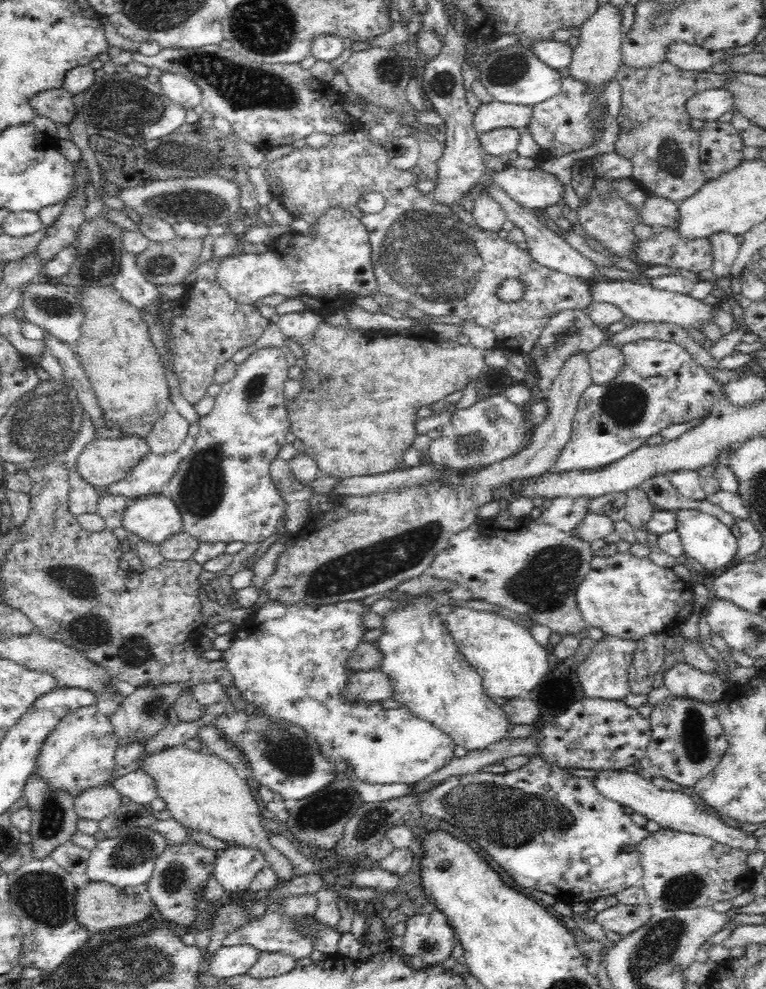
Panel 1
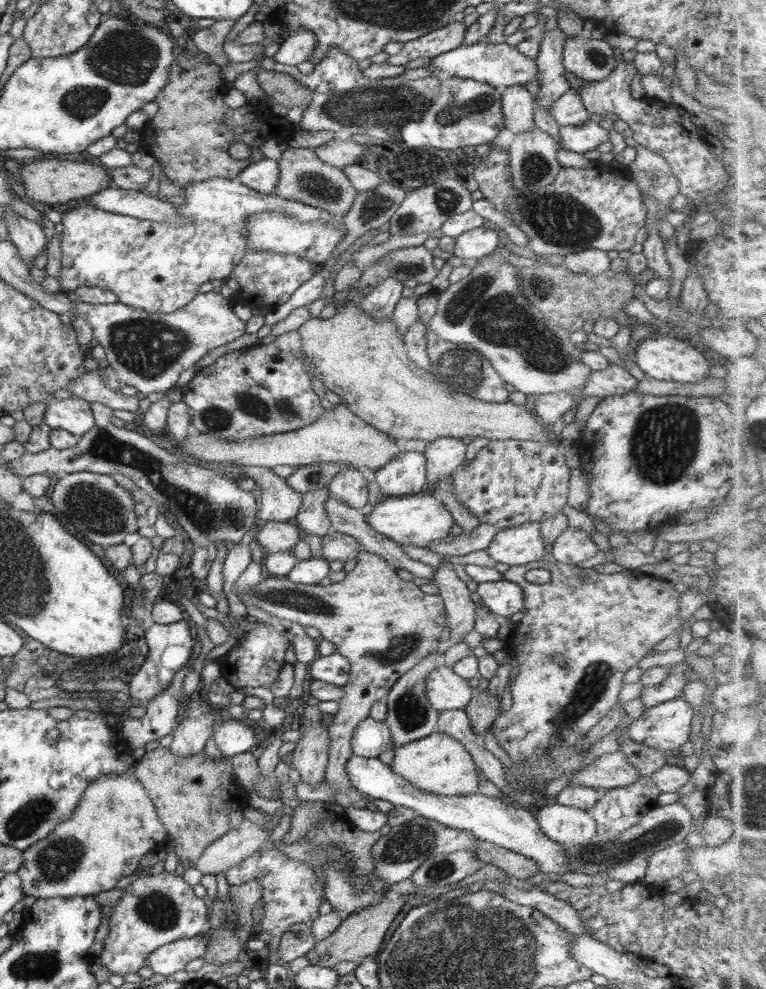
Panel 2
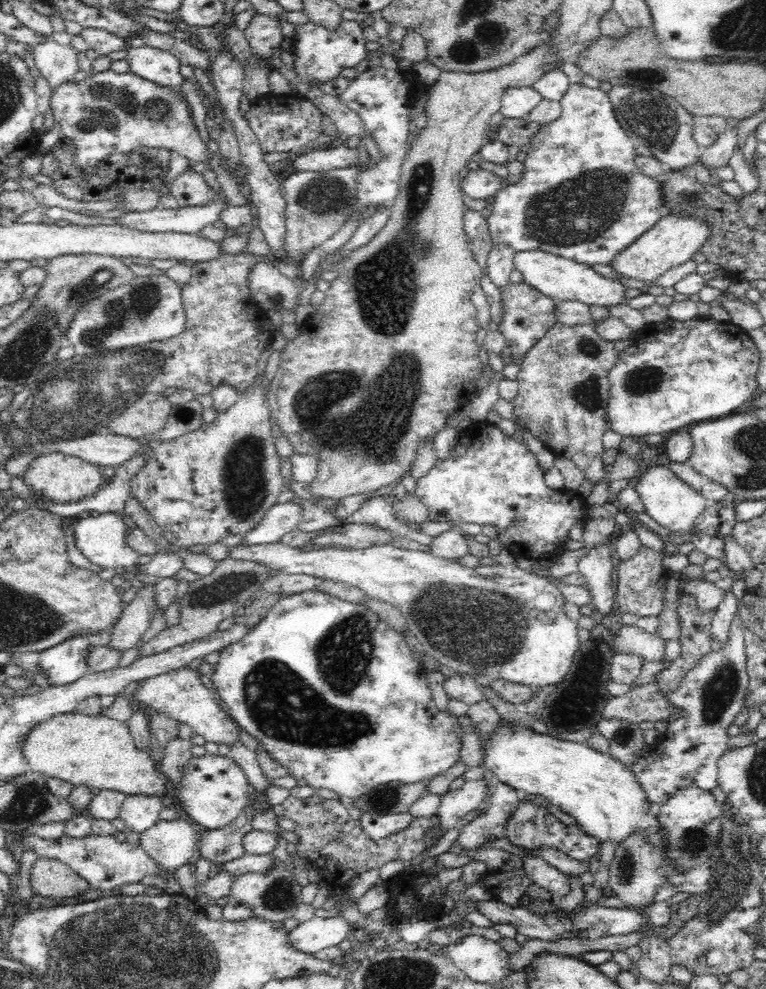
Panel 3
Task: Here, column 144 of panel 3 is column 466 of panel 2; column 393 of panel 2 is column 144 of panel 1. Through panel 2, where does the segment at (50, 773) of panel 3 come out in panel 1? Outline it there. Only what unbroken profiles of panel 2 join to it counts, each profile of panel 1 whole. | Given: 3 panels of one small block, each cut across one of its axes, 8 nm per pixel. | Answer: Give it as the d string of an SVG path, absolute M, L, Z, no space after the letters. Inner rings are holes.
M182 744L144 756L139 768L152 775L158 787L158 797L166 802L171 816L178 822L192 830L208 833L230 846L257 849L266 858L267 865L274 869L280 883L290 882L295 876L292 862L272 847L262 827L260 806L252 796L246 778L243 779L230 763L217 755L193 751Z

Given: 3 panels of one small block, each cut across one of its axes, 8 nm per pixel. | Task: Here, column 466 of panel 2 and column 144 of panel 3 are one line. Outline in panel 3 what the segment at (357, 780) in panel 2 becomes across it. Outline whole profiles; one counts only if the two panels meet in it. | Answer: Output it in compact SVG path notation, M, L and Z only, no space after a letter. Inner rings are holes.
M127 795L119 817L132 832L141 833L160 821L158 814L162 808L162 799L157 796Z

